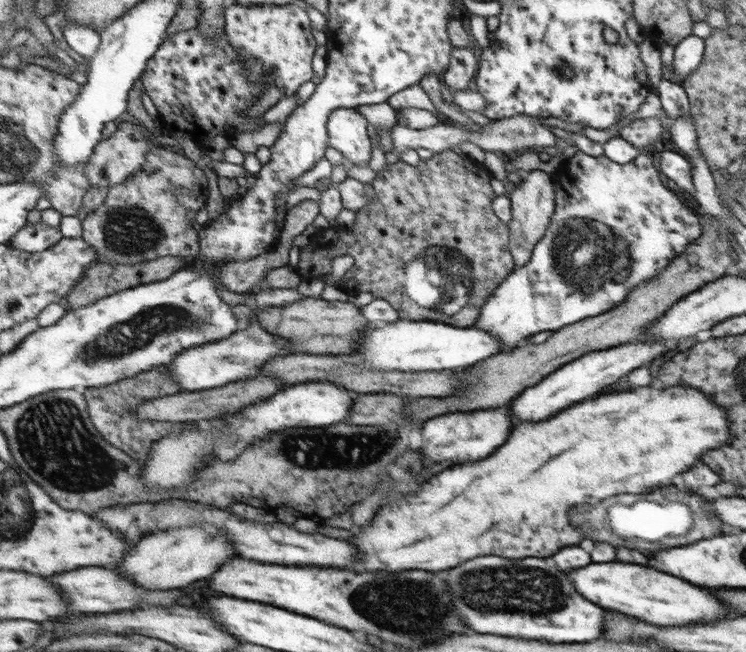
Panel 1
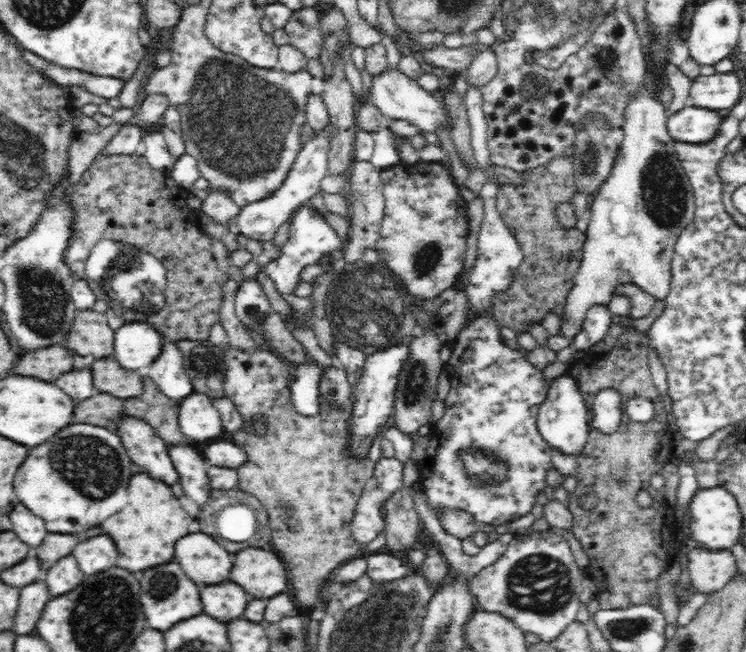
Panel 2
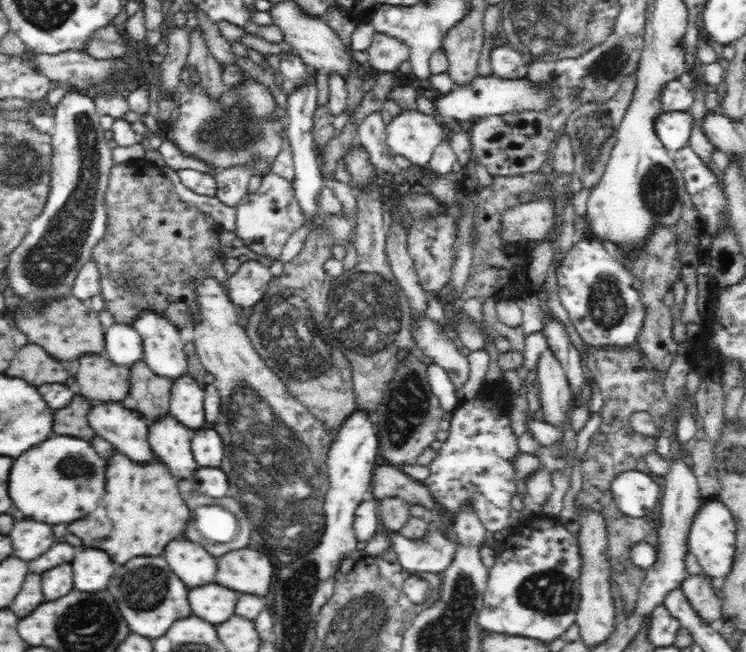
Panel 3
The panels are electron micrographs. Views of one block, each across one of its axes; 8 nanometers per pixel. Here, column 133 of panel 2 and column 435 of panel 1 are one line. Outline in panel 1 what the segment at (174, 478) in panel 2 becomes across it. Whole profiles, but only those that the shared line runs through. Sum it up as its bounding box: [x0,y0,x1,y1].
[420,408,512,463]

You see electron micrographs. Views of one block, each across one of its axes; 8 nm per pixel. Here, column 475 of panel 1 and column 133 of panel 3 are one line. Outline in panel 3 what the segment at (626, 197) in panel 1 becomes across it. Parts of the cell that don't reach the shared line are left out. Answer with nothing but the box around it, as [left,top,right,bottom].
[132,313,188,381]

